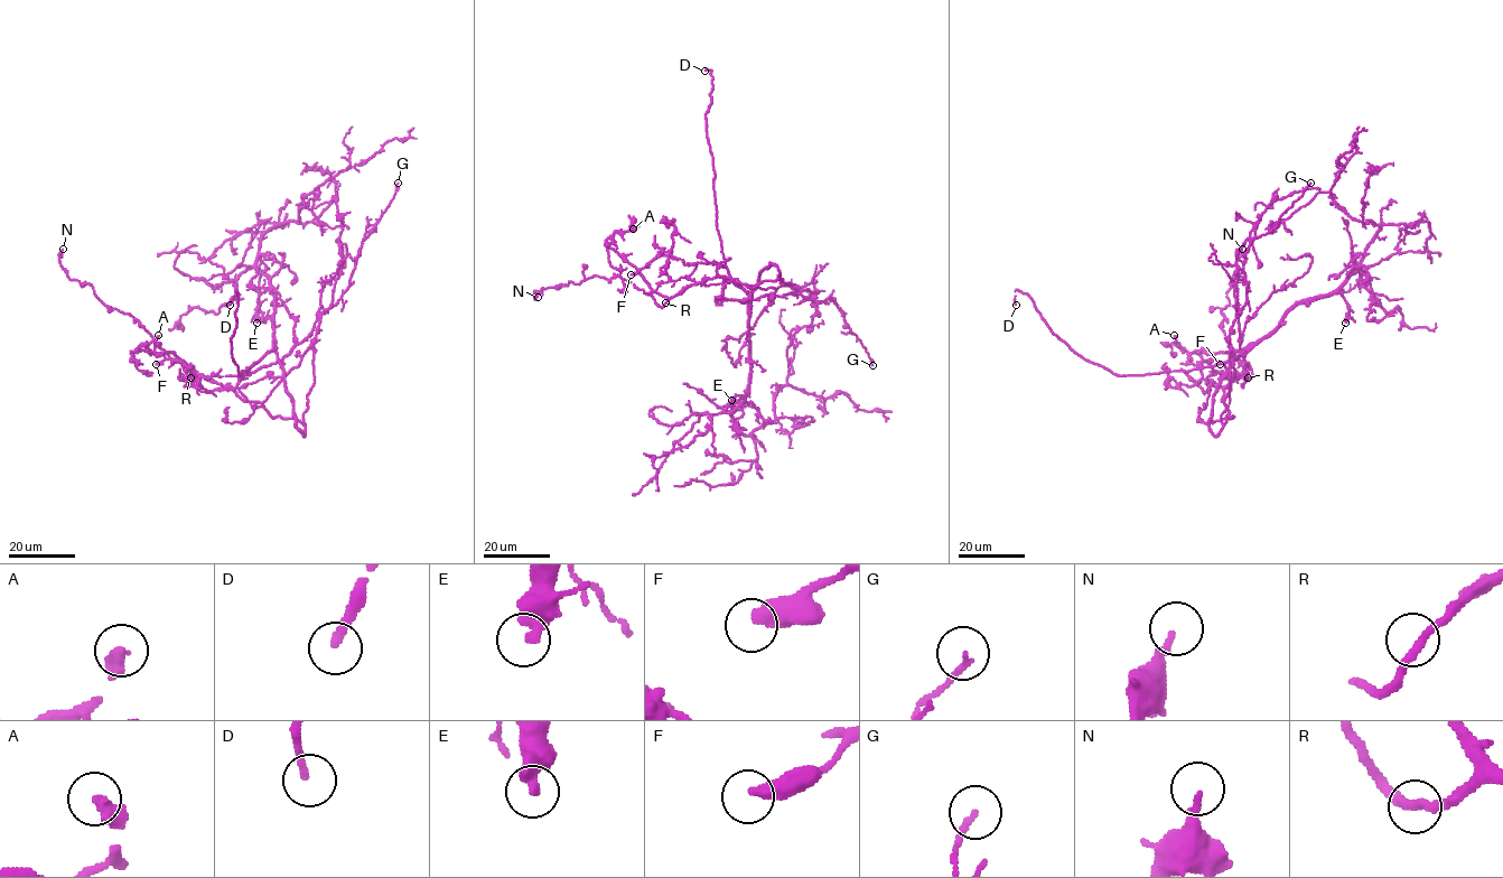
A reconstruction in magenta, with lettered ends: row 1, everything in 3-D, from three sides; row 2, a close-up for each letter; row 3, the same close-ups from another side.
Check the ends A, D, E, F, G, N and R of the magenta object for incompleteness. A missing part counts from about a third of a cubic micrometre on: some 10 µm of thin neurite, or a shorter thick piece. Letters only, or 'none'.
A, D

